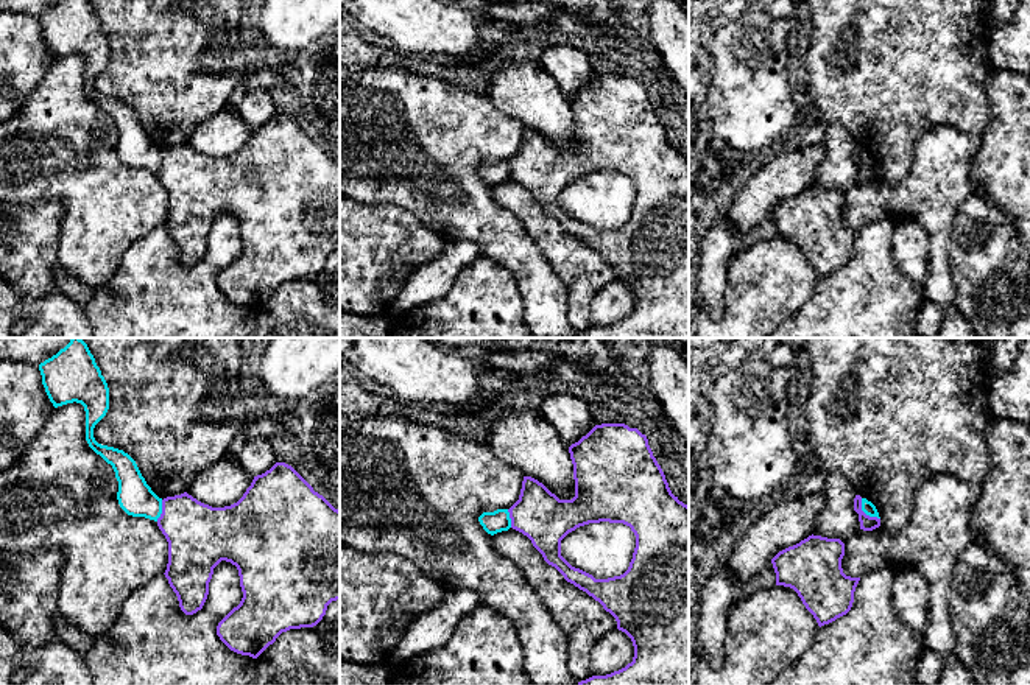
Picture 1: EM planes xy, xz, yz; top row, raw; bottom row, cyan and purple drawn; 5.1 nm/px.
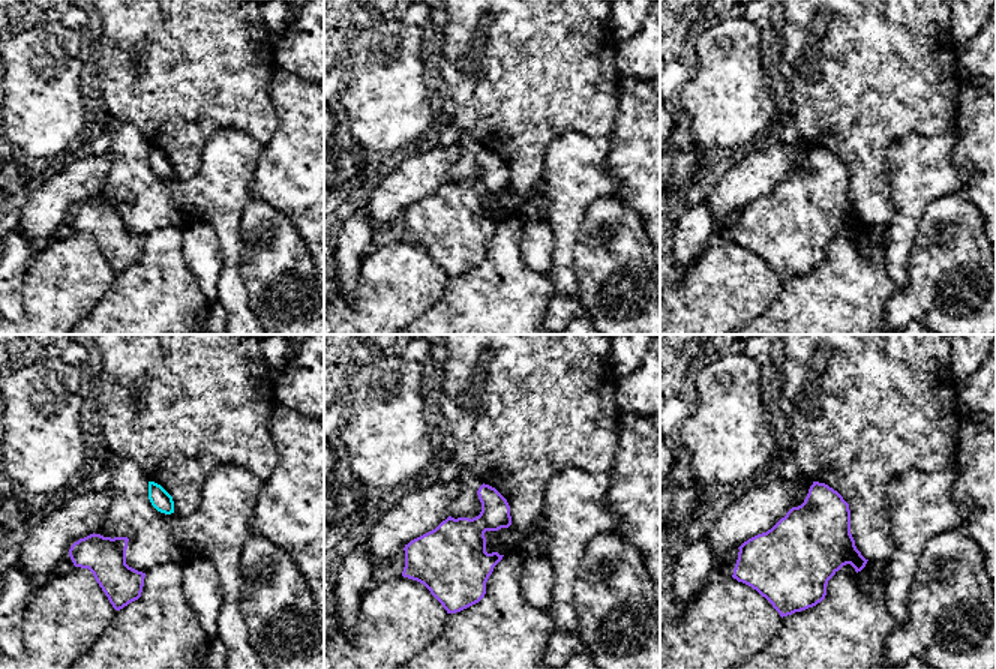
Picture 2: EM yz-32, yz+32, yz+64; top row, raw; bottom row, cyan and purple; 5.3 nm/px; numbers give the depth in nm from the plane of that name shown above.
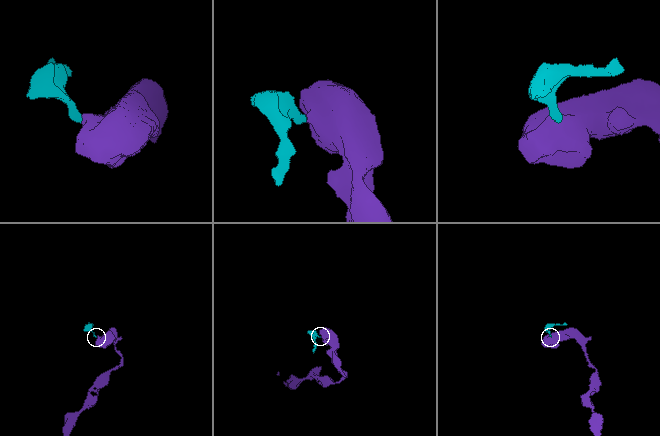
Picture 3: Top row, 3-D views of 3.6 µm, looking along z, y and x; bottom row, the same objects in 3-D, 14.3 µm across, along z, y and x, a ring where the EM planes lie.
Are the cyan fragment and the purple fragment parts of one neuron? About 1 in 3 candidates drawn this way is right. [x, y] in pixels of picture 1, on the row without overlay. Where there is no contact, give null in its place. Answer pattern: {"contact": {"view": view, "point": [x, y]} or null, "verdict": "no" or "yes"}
{"contact": {"view": "yz", "point": [865, 164]}, "verdict": "no"}

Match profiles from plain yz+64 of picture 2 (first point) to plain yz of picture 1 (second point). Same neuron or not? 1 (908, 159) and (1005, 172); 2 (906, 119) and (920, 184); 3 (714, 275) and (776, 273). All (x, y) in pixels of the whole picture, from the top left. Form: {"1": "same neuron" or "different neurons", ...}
{"1": "different neurons", "2": "different neurons", "3": "same neuron"}

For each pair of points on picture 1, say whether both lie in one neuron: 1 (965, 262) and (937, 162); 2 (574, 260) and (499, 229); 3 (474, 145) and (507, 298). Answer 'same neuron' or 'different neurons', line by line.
1: different neurons
2: different neurons
3: different neurons

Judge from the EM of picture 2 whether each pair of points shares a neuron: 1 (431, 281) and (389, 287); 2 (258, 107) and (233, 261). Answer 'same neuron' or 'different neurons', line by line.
1: same neuron
2: different neurons

